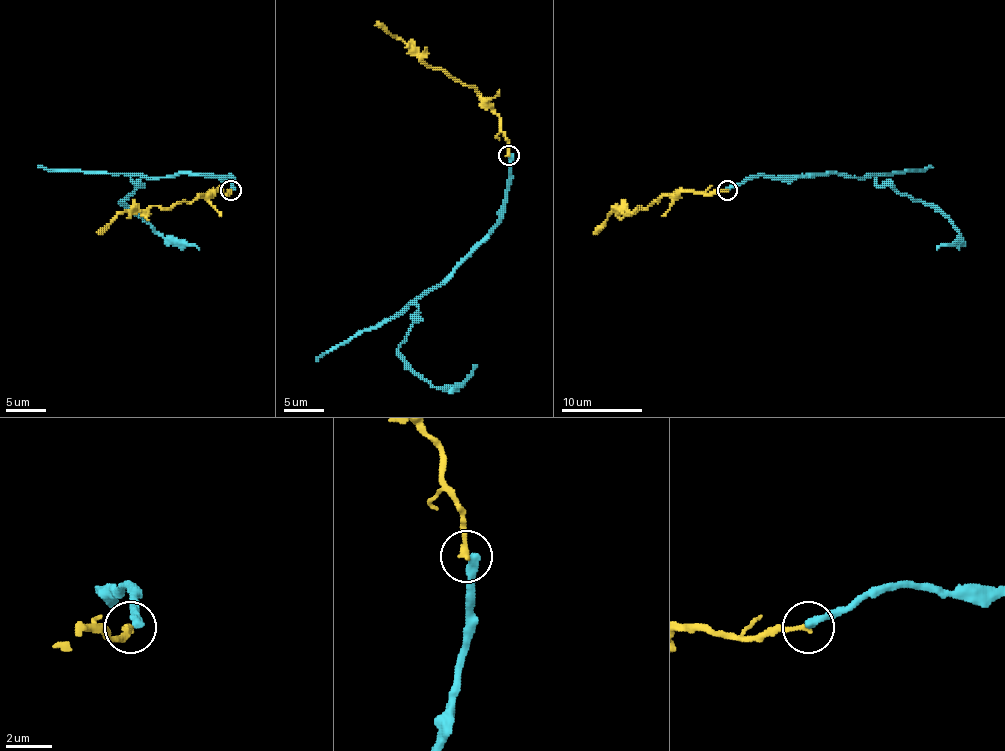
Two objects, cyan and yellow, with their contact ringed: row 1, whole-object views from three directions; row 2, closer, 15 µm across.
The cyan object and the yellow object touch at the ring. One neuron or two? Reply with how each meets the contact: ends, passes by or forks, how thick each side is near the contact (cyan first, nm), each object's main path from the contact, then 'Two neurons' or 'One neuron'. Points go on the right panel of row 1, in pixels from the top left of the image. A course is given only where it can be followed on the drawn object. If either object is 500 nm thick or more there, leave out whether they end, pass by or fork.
At the ring cyan ends. At the ring yellow ends. Thickness 380 nm (cyan) against 240 nm. Course of cyan: (728, 189), (760, 175), (875, 177), (879, 185), (925, 201), (959, 232), (959, 238), (937, 250). Course of yellow: (728, 189), (665, 193), (647, 208), (639, 205), (631, 212), (611, 212), (593, 234). Two neurons

